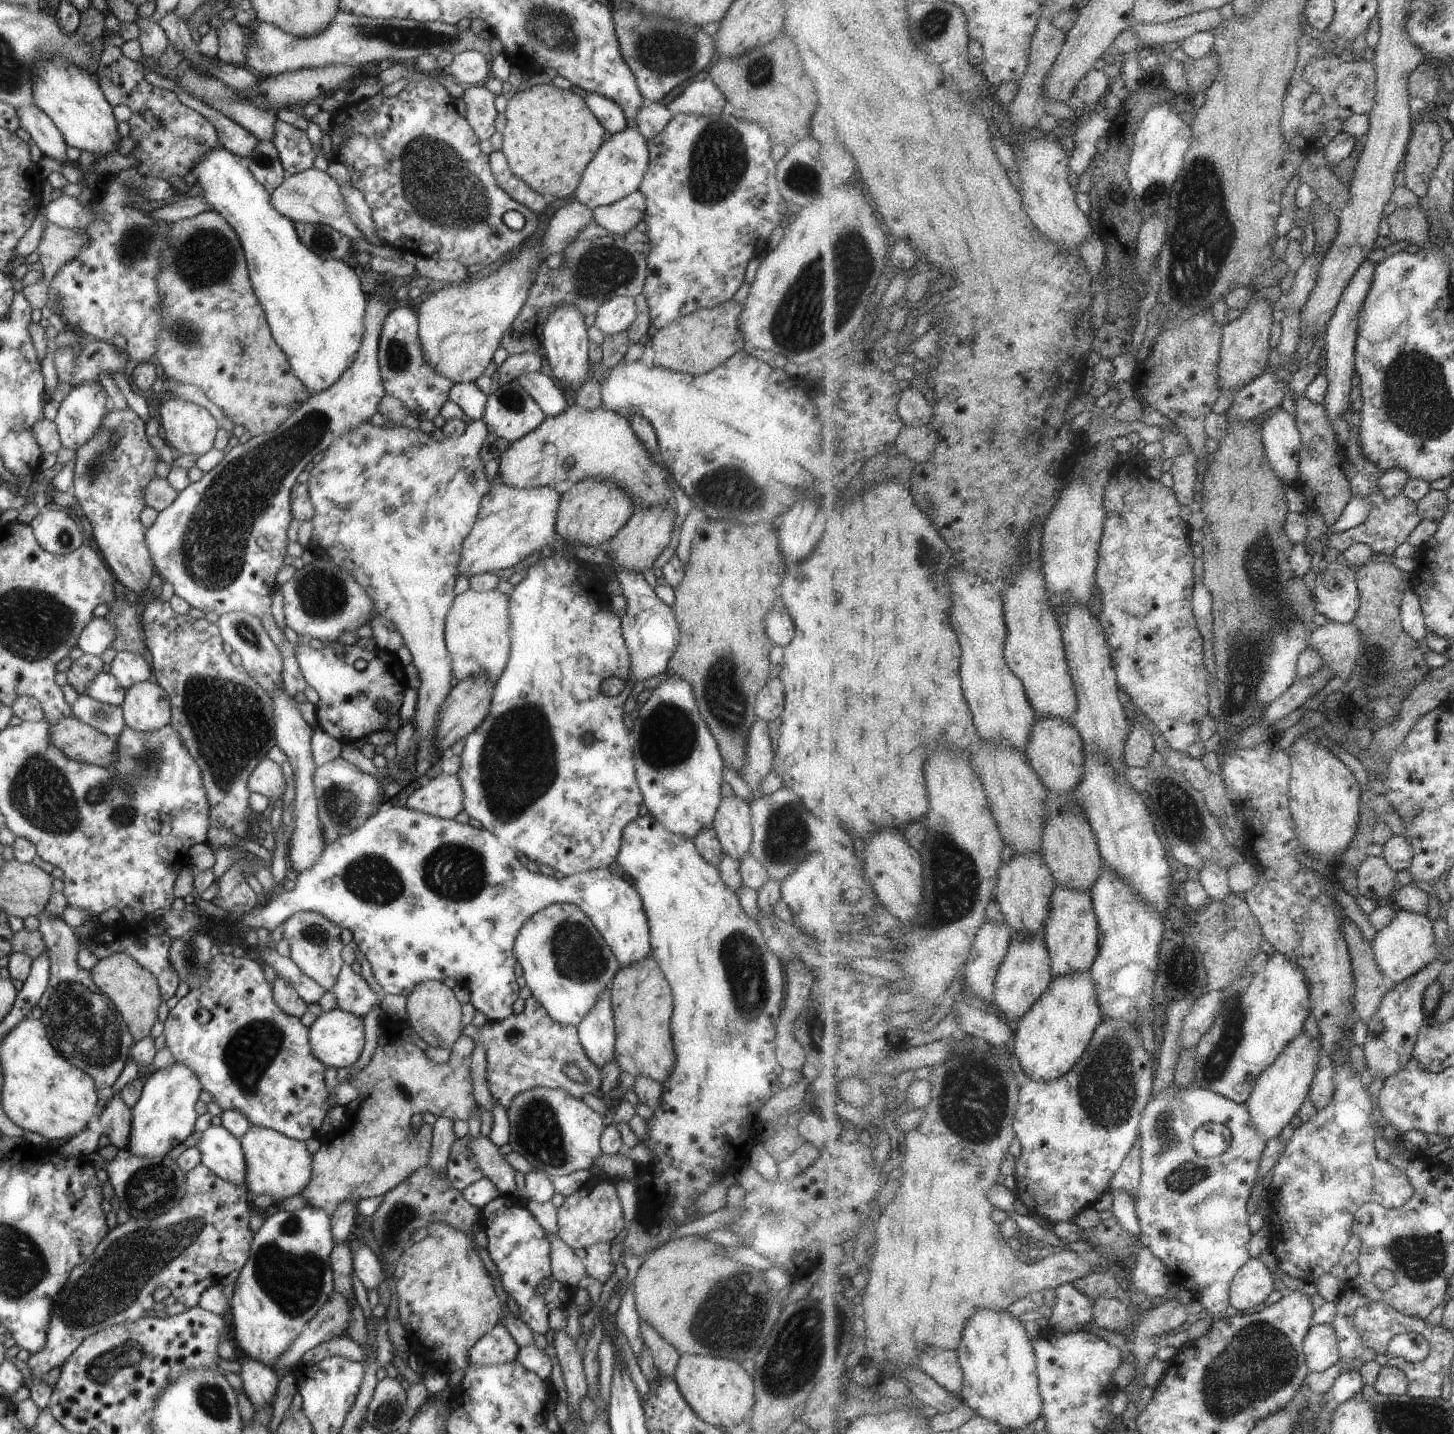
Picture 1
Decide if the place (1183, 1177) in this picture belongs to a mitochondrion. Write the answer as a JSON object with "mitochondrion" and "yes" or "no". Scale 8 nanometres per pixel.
{"mitochondrion":"yes"}

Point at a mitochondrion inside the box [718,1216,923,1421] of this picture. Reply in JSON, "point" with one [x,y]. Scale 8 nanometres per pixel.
{"point":[799,1349]}

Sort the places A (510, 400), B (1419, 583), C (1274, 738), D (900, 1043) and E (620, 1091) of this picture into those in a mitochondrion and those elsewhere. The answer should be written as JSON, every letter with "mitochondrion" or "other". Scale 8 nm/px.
{"A":"mitochondrion","B":"other","C":"other","D":"other","E":"other"}

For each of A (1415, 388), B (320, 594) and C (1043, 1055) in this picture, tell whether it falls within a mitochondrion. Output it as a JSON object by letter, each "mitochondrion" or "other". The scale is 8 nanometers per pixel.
{"A":"mitochondrion","B":"mitochondrion","C":"other"}

